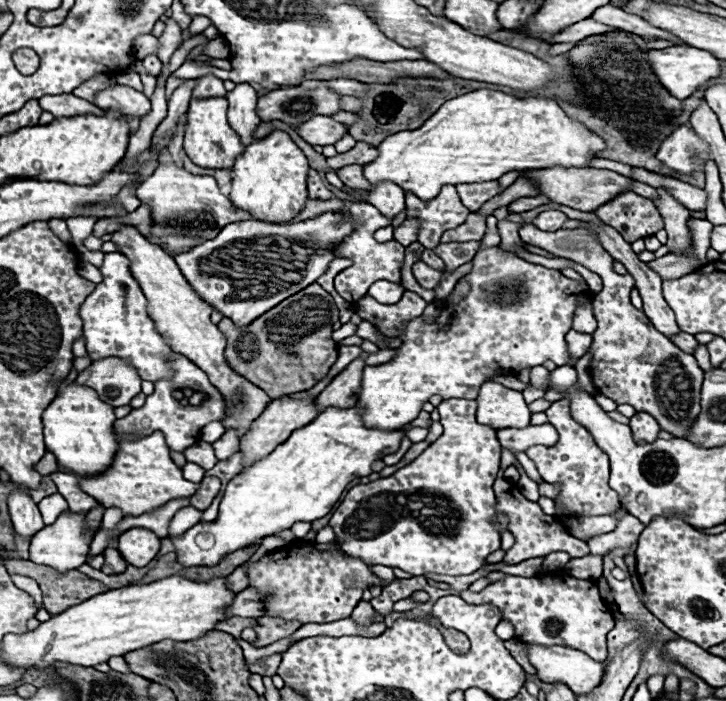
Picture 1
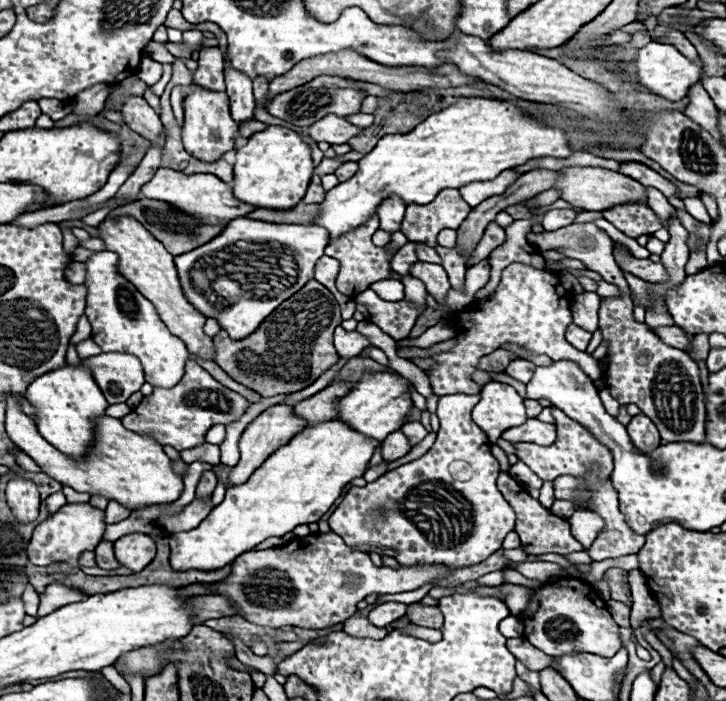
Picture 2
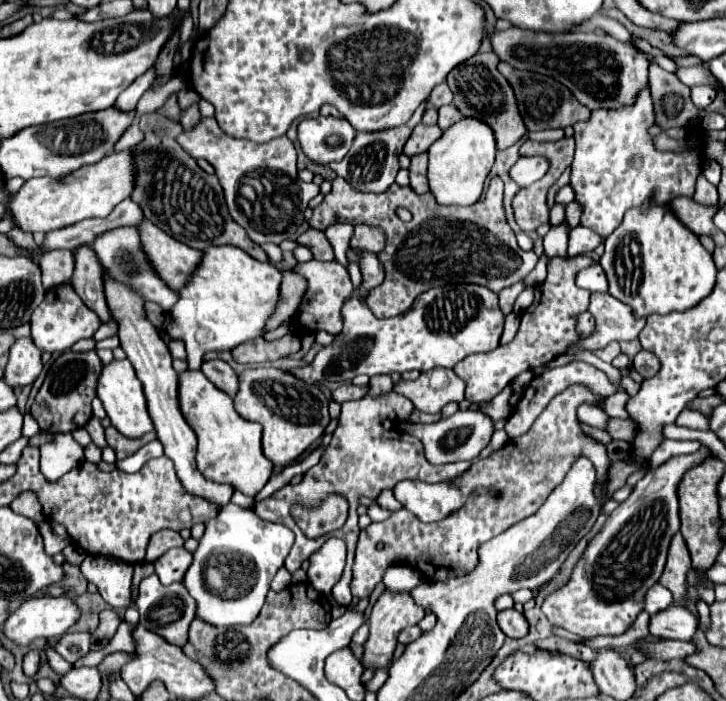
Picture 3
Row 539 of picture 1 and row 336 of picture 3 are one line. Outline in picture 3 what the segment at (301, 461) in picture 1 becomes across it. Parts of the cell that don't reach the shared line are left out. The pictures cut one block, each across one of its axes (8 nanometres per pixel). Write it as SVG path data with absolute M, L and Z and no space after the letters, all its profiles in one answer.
M236 246L208 248L204 252L200 266L192 274L192 280L182 290L178 290L180 298L172 308L172 322L166 328L166 332L172 338L184 340L188 352L188 368L200 370L202 356L206 352L226 352L226 350L230 352L242 342L264 336L264 328L268 320L274 316L276 306L280 302L280 280L282 272L272 262L258 262Z

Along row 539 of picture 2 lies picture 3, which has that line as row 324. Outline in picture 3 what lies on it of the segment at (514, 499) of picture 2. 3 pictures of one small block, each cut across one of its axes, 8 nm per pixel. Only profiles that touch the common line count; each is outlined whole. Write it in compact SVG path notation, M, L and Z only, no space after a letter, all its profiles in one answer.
M554 256L548 260L548 276L542 284L534 286L534 304L522 312L520 328L514 340L506 346L498 346L492 352L484 354L470 354L464 362L454 366L454 372L466 382L466 400L470 404L480 404L484 400L492 400L496 394L504 390L504 386L514 380L520 372L534 370L544 362L564 354L564 350L578 340L574 330L576 316L588 310L590 292L576 286L576 274L588 266L594 266L596 260L588 256L574 256L574 258L560 258Z

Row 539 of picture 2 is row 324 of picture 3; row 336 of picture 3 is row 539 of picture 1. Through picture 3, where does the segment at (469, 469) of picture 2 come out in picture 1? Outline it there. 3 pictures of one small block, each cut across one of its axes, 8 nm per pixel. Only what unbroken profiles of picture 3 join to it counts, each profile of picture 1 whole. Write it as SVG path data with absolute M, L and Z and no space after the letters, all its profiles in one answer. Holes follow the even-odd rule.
M442 400L438 406L440 422L444 434L430 444L412 464L400 468L388 478L378 478L368 484L358 484L350 488L342 504L334 510L330 518L330 528L336 534L336 544L344 554L360 558L368 564L382 564L390 568L400 568L414 576L422 574L448 574L464 576L476 572L488 554L500 548L500 532L488 520L496 518L502 528L506 528L506 518L496 512L496 496L492 484L500 468L500 442L496 440L496 430L490 426L480 426L474 418L476 402L474 400ZM374 498L402 498L402 500L374 500ZM428 508L428 512L420 512Z

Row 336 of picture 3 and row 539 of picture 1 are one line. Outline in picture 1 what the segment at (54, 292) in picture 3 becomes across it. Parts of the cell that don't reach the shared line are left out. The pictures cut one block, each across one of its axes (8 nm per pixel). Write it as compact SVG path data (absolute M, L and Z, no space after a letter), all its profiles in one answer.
M60 514L58 520L50 526L44 526L36 532L30 540L30 560L40 566L52 566L56 570L74 570L86 562L86 554L90 548L92 538L84 532L84 518L86 514Z

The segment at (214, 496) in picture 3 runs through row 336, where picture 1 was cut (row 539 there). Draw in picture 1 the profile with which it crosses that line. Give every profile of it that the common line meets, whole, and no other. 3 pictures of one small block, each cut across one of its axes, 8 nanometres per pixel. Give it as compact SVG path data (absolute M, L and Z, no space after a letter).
M130 528L124 534L120 534L118 552L128 564L136 568L144 568L158 556L160 538L152 530Z

